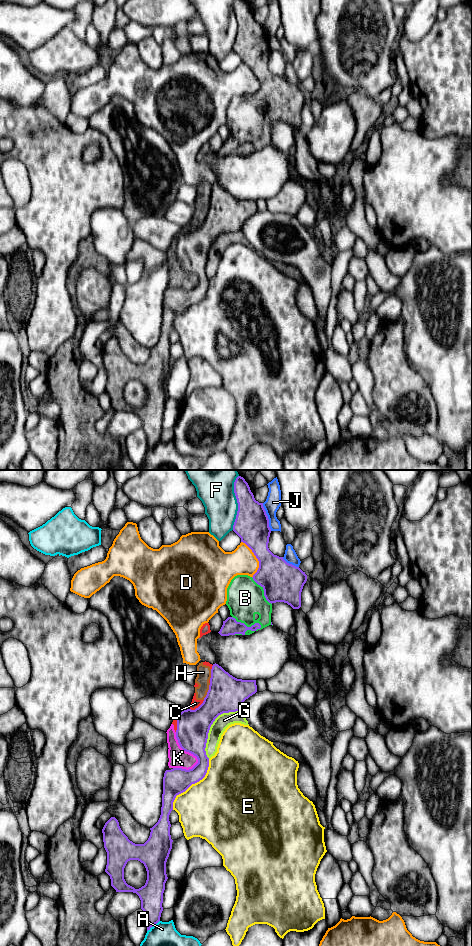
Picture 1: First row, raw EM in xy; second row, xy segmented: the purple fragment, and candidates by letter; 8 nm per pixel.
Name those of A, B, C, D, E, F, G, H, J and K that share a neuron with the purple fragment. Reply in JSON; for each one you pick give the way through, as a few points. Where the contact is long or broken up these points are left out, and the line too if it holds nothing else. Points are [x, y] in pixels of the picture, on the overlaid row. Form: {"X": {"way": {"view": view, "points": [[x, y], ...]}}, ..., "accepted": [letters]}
{"accepted": ["B"]}

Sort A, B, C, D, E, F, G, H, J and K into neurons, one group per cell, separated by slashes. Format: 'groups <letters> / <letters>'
groups A / B / C H K / D / E / F / G / J

